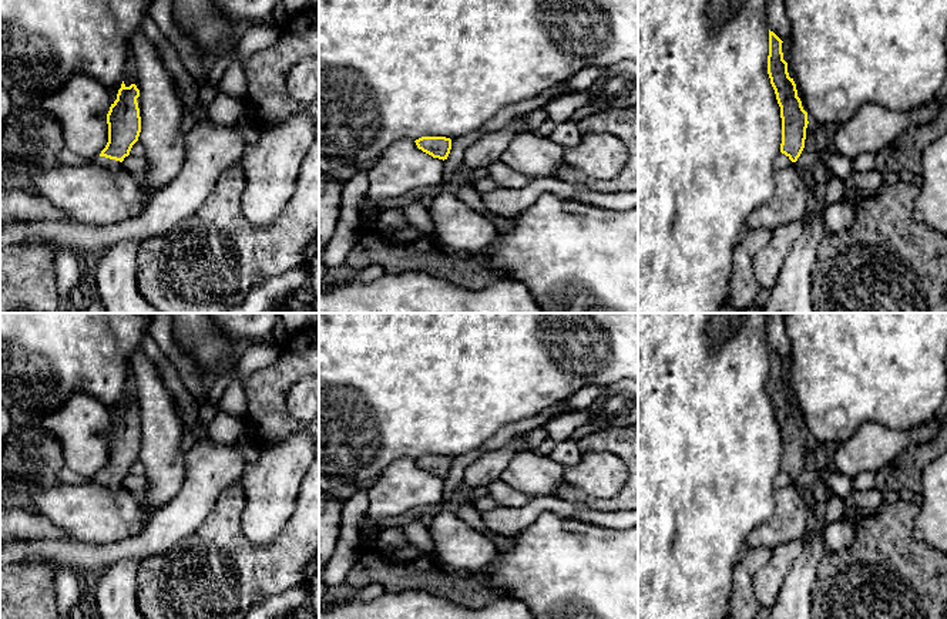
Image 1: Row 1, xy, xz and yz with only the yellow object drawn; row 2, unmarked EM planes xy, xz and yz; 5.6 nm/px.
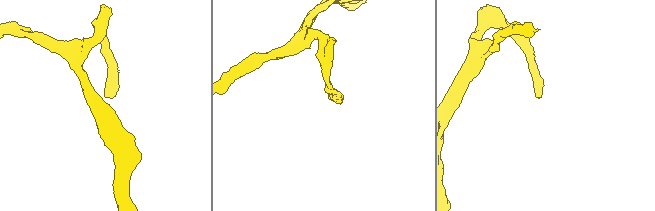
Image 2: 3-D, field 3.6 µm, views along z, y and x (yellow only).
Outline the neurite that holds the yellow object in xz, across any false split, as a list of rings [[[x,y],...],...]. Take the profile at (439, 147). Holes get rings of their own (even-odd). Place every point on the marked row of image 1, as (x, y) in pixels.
[[[422,137],[414,142],[423,152],[443,161],[447,159],[451,149],[451,139],[446,137]]]

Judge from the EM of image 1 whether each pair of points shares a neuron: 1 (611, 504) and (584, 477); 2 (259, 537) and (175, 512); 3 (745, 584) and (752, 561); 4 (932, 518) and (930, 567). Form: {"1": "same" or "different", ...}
{"1": "different", "2": "different", "3": "same", "4": "different"}

